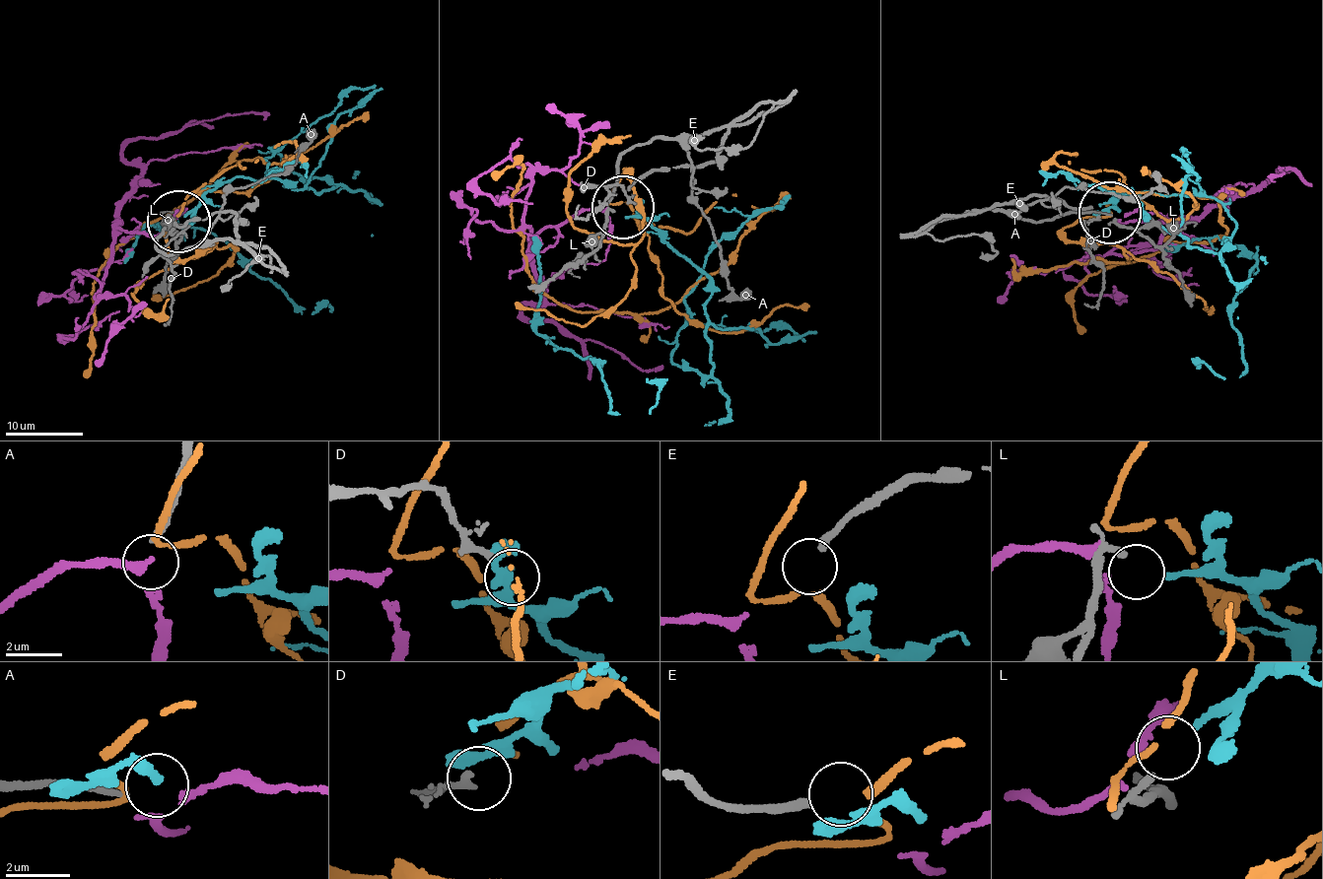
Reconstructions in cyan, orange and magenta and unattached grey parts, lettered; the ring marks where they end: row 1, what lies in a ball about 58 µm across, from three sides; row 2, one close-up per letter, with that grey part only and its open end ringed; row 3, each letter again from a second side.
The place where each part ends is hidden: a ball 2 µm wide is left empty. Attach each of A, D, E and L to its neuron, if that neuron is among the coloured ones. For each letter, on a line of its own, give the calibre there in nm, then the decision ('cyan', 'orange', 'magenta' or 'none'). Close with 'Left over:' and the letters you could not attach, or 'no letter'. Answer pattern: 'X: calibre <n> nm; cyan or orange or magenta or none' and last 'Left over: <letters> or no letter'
A: calibre 220 nm; none
D: calibre 200 nm; none
E: calibre 280 nm; orange
L: calibre 160 nm; cyan
Left over: A, D

